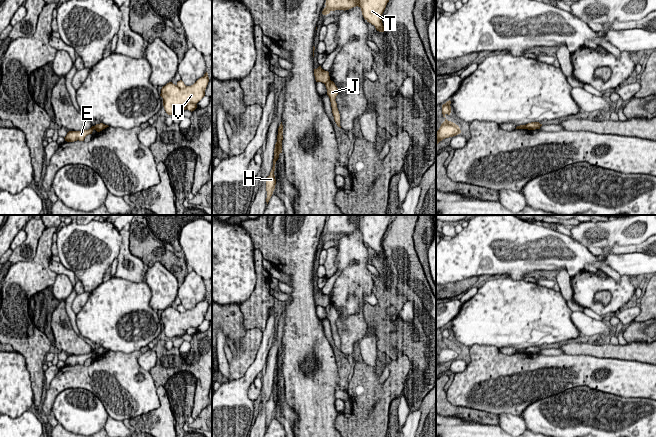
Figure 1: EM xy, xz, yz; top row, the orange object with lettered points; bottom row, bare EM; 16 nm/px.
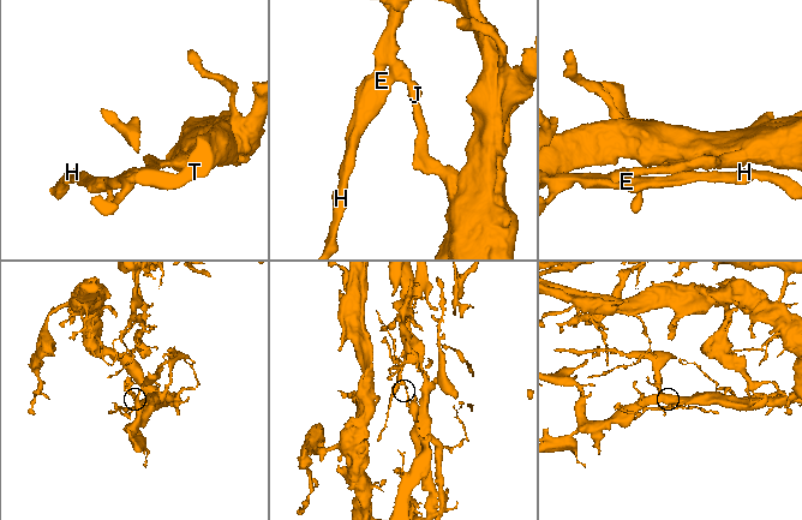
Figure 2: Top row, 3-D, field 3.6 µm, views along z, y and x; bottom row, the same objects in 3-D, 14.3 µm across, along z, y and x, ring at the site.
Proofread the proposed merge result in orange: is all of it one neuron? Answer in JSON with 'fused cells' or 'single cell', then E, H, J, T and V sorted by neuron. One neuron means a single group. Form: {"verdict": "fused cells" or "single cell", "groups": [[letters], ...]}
{"verdict": "fused cells", "groups": [["E", "H", "T", "V"], ["J"]]}

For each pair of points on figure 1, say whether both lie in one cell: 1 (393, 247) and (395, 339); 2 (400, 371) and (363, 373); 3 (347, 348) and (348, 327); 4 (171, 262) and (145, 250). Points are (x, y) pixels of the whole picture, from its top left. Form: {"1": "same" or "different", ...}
{"1": "same", "2": "same", "3": "same", "4": "same"}

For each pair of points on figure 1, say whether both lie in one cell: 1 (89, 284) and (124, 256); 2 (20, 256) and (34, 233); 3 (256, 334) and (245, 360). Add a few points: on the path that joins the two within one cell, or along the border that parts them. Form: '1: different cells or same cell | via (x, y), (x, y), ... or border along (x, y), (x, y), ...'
1: different cells | border along (120, 234), (121, 246), (116, 257)
2: same cell | via (26, 250), (32, 239)
3: same cell | via (252, 340), (246, 354)

